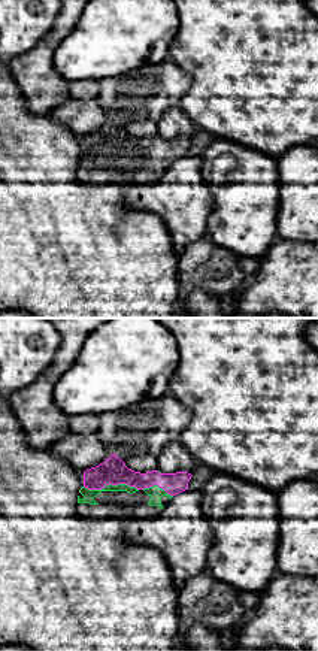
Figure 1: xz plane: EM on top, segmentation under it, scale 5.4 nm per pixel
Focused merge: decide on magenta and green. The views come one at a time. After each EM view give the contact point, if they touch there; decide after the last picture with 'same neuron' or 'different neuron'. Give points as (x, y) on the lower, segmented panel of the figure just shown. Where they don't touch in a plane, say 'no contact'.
(111, 483)

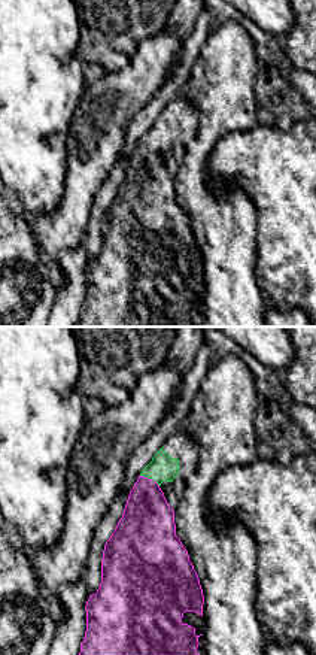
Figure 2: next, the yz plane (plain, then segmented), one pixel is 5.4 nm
(151, 479)

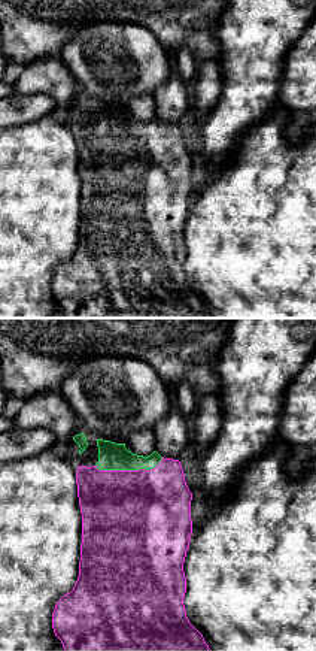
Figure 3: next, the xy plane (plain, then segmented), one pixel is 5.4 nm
(128, 471)

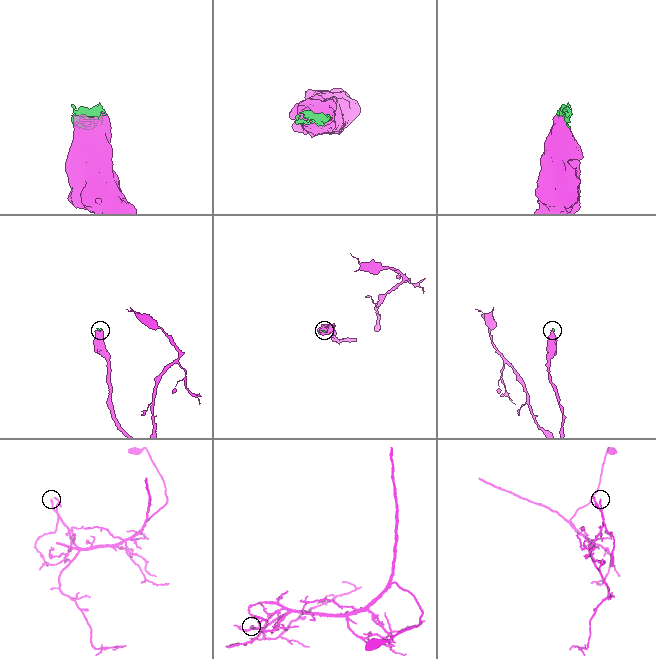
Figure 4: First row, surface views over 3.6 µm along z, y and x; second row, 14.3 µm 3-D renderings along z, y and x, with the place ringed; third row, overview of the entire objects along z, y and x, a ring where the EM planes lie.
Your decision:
same neuron

